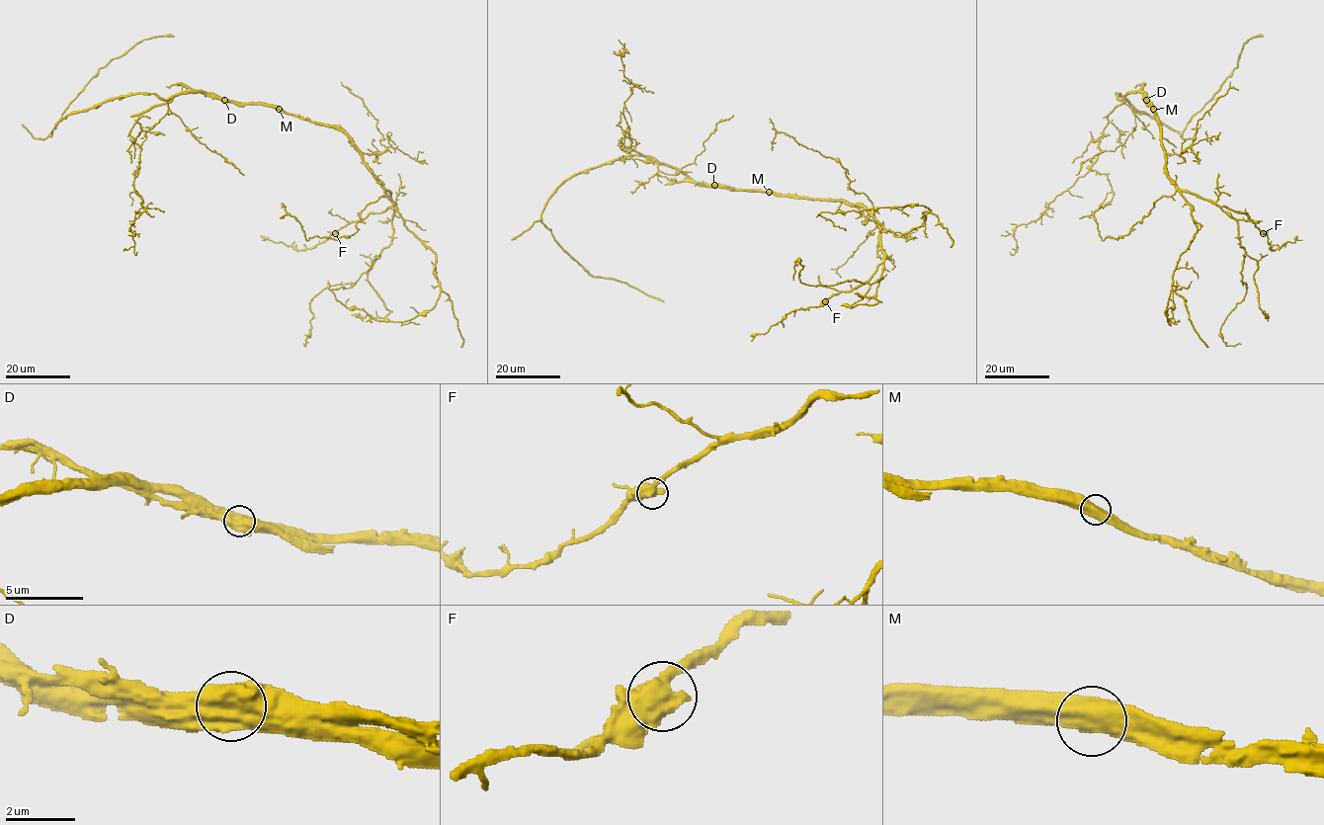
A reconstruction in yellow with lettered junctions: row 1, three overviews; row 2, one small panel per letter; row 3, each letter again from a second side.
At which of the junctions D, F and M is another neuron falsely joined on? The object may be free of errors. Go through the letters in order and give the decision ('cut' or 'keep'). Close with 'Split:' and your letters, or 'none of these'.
D: cut
F: keep
M: keep
Split: D

